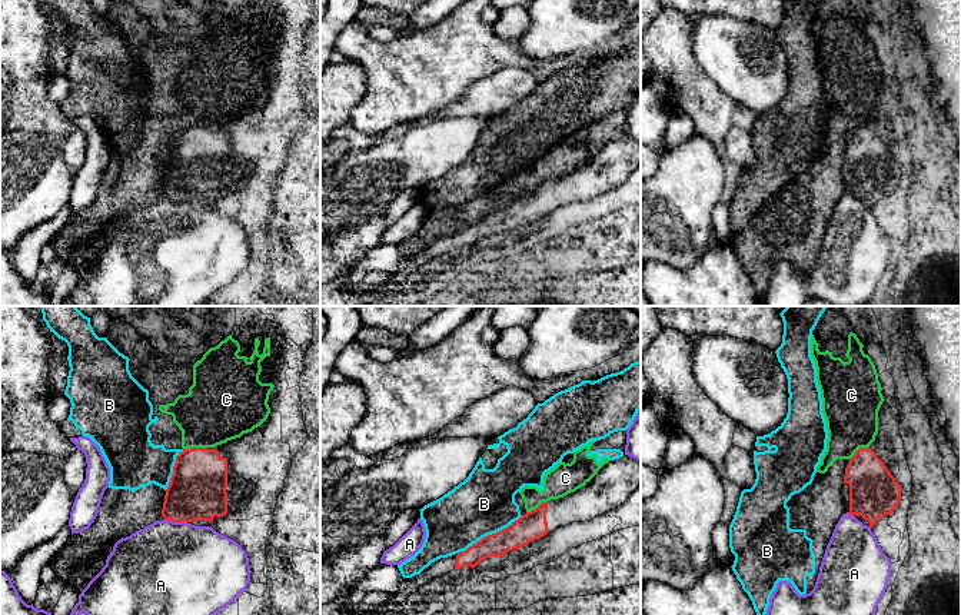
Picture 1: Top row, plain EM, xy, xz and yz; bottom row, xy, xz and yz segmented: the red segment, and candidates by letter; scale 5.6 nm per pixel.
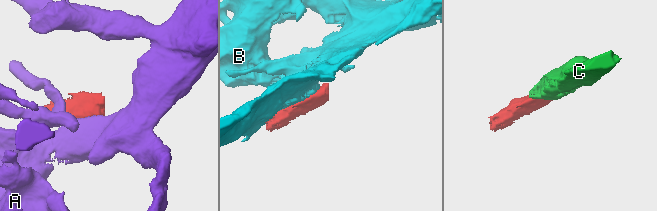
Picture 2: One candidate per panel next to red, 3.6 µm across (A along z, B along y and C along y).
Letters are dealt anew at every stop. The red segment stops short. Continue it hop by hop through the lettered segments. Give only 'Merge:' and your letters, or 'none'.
Merge: none

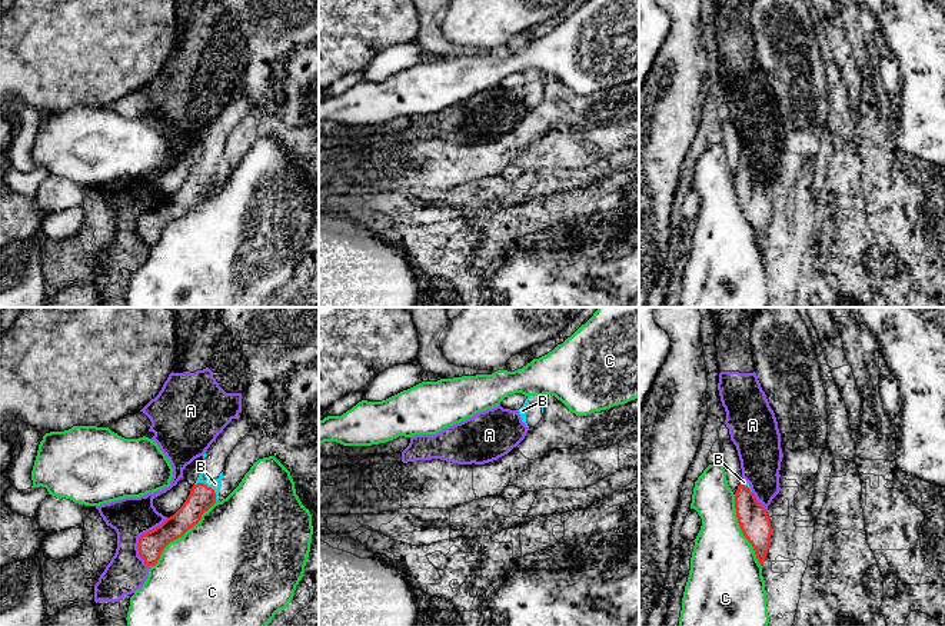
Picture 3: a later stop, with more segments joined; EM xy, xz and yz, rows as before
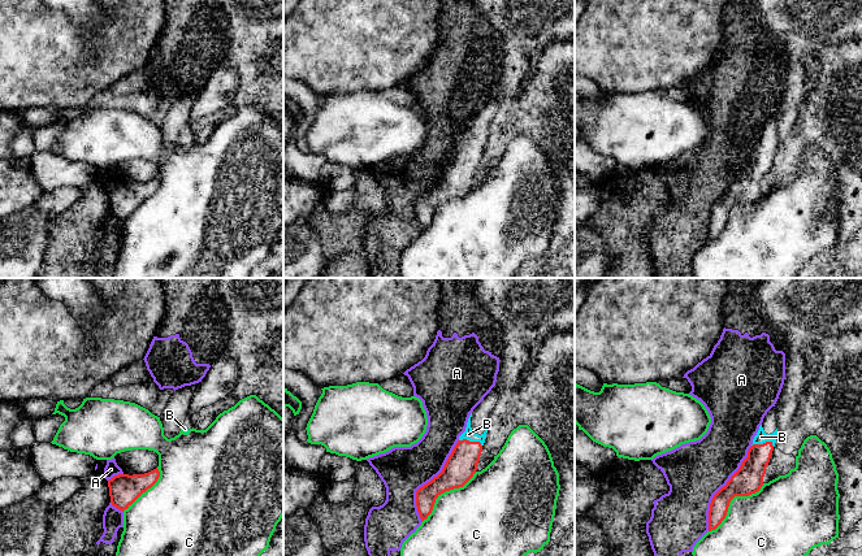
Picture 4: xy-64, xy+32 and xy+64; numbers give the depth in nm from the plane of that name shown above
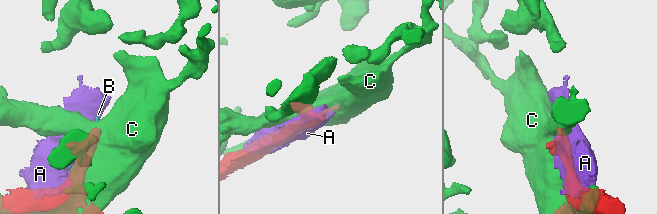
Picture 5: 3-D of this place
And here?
Merge: B

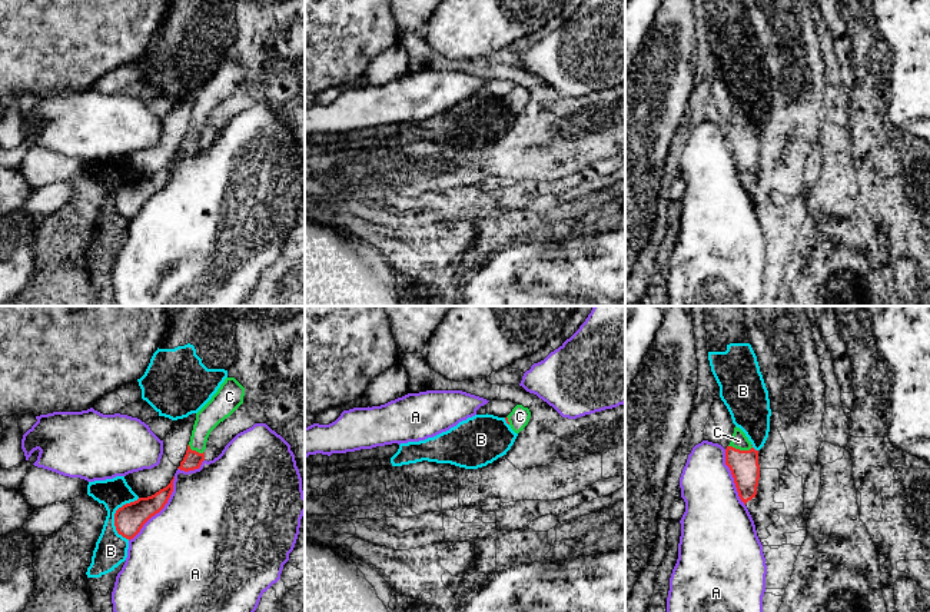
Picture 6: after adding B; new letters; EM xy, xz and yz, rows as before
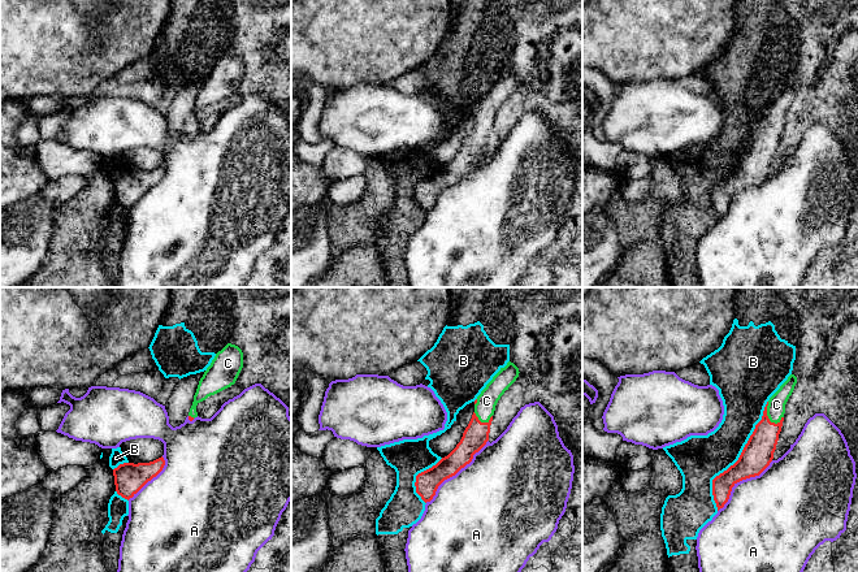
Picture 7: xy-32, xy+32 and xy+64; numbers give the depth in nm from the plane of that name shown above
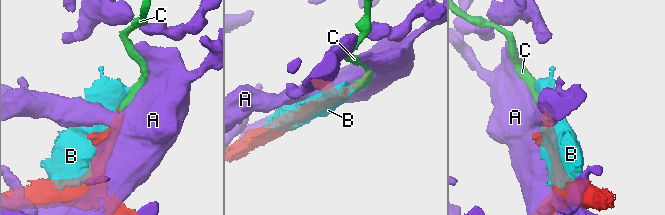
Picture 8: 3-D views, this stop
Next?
Merge: C

